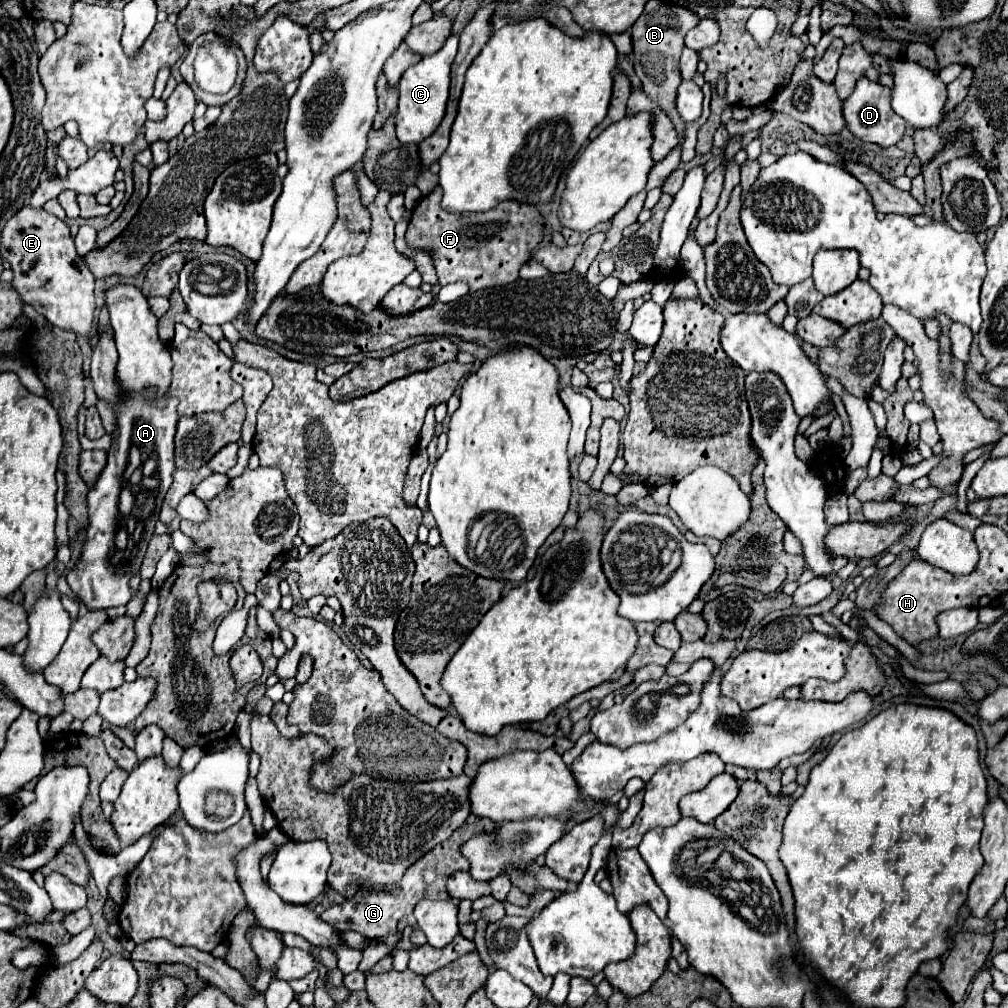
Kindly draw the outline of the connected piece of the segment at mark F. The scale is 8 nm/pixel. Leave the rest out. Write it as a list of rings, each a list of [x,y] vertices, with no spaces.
[[[439,186],[415,206],[405,240],[411,248],[421,249],[433,258],[439,284],[443,286],[461,280],[471,286],[471,292],[475,292],[479,288],[515,282],[519,268],[531,256],[529,246],[533,252],[543,240],[545,220],[541,212],[533,204],[503,200],[489,212],[451,214],[441,208],[441,196],[437,192],[441,192]]]

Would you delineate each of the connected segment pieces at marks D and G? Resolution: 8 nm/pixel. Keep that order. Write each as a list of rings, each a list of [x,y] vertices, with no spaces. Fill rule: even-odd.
[[[867,78],[857,80],[855,90],[849,94],[847,100],[843,100],[843,118],[847,122],[847,128],[861,140],[879,144],[883,148],[889,148],[897,144],[905,132],[905,120],[891,112],[891,100],[889,100],[889,88],[881,86],[879,82],[871,82]]]
[[[479,820],[475,824],[463,824],[461,828],[457,828],[449,840],[445,840],[443,844],[435,846],[431,852],[427,852],[427,856],[423,856],[421,860],[417,860],[403,876],[403,880],[395,886],[395,892],[375,892],[375,890],[359,890],[357,896],[353,896],[351,900],[345,900],[343,904],[331,906],[321,914],[321,920],[325,920],[327,924],[335,926],[337,930],[345,932],[345,930],[355,930],[371,940],[379,940],[387,934],[397,932],[397,922],[401,916],[411,914],[415,904],[419,900],[447,900],[447,892],[445,892],[445,882],[451,874],[459,872],[459,870],[467,870],[467,860],[463,860],[463,856],[459,856],[459,844],[463,844],[463,840],[471,838],[475,832],[479,832],[479,828],[495,828],[495,822],[491,820]]]

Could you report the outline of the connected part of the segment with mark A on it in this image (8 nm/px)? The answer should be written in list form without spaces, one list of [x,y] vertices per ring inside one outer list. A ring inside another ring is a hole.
[[[115,286],[107,292],[107,306],[109,306],[109,316],[111,316],[111,328],[113,328],[113,338],[115,346],[119,352],[119,362],[115,368],[115,380],[119,384],[119,402],[115,402],[113,412],[117,418],[117,428],[111,434],[113,442],[111,448],[107,450],[107,464],[103,472],[99,474],[97,482],[89,488],[87,492],[87,528],[85,528],[85,542],[81,556],[77,564],[67,570],[65,580],[73,594],[77,596],[79,602],[85,604],[87,610],[105,610],[111,606],[125,606],[133,596],[129,588],[129,580],[139,574],[141,562],[147,552],[147,544],[155,532],[155,524],[159,520],[161,504],[163,498],[173,482],[173,472],[175,472],[175,426],[177,426],[177,398],[165,398],[169,384],[171,384],[171,354],[165,348],[165,344],[159,340],[157,334],[157,318],[149,310],[148,299],[137,290],[135,286]],[[145,388],[155,388],[153,400],[143,396]],[[123,478],[129,478],[131,482],[131,494],[133,494],[133,508],[125,518],[119,518],[119,494],[123,488]]]

